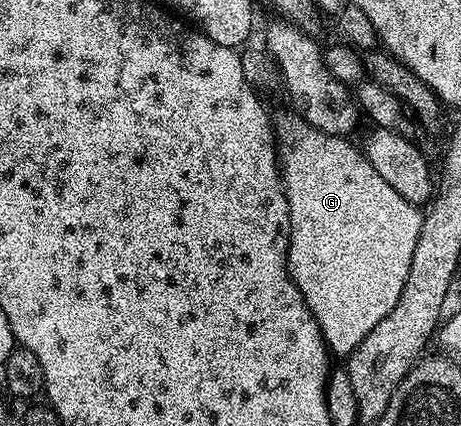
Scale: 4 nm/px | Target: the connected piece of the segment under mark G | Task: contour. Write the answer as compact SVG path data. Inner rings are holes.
M301 117L293 118L276 123L280 178L290 206L290 276L318 323L327 348L335 356L348 357L392 313L396 301L400 301L404 281L408 281L408 269L412 269L412 253L416 253L416 241L420 241L423 212L415 204L404 201L368 165L361 150L355 144L353 147L349 138L329 135L309 127Z

